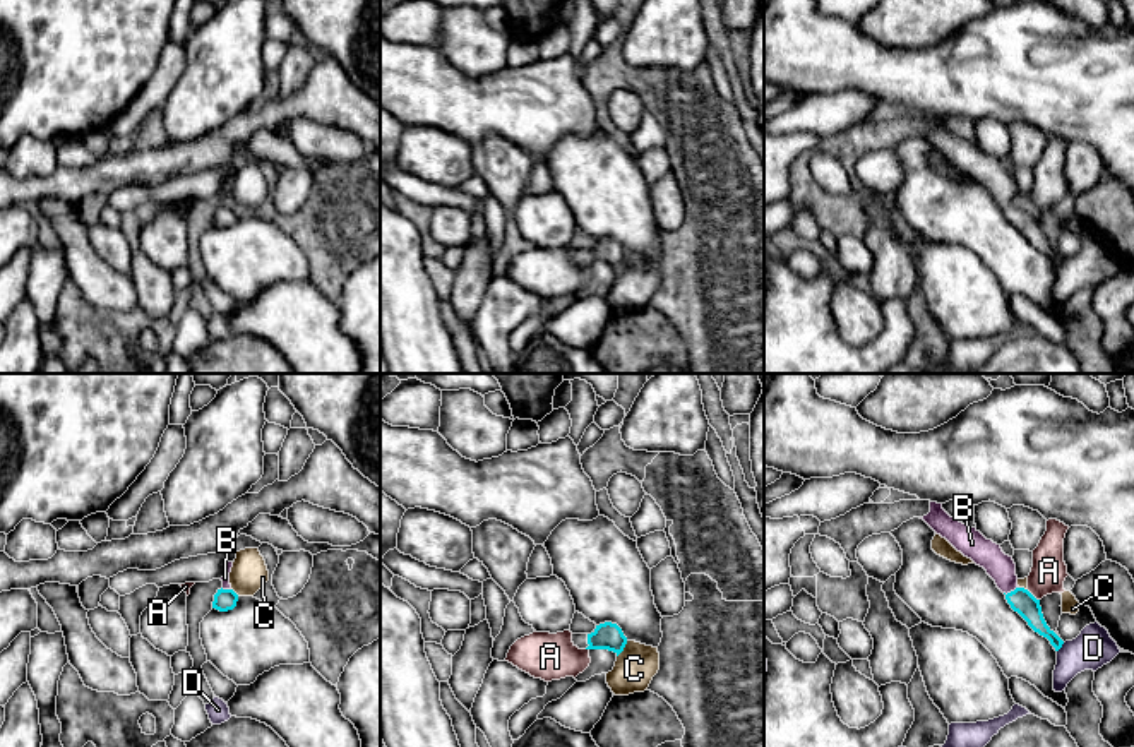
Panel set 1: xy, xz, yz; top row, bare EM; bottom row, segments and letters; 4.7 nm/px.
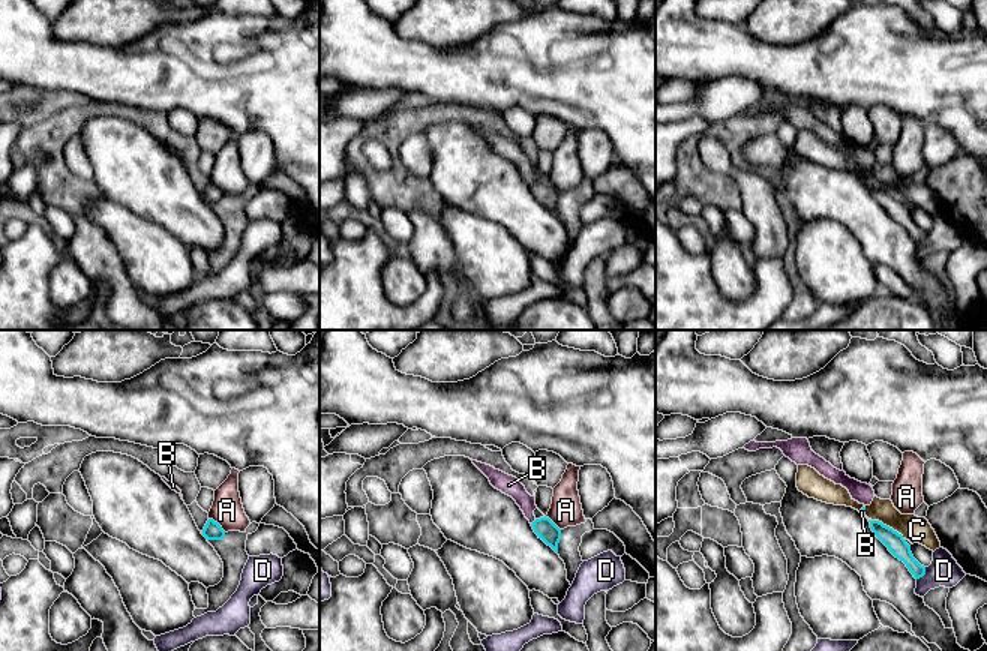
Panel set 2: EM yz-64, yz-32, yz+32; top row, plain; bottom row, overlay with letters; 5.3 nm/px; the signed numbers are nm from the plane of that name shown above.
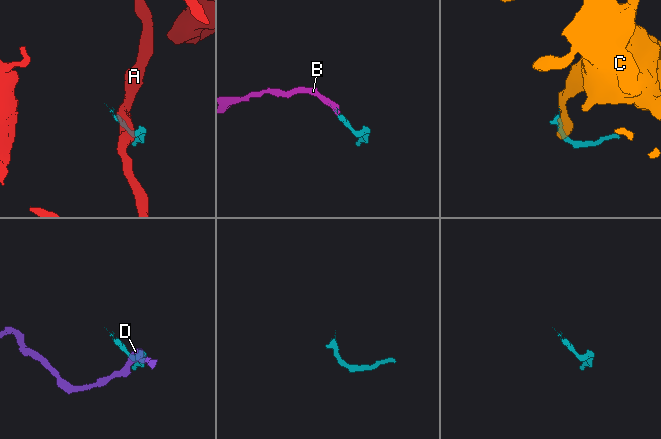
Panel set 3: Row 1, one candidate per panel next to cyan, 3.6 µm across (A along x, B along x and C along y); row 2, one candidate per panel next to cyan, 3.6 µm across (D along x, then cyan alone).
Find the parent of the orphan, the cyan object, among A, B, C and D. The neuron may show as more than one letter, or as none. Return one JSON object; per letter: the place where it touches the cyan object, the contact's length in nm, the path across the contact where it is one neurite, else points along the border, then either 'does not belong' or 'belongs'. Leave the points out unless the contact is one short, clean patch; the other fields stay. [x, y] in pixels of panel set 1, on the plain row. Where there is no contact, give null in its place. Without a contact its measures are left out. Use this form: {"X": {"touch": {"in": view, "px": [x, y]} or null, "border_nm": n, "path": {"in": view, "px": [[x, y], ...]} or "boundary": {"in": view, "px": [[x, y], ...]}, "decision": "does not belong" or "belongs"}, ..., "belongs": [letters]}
{"A": {"touch": {"in": "yz", "px": [1032, 211]}, "border_nm": 80, "boundary": {"in": "yz", "px": [[1026, 206], [1038, 216]]}, "decision": "does not belong"}, "B": {"touch": {"in": "yz", "px": [1011, 208]}, "border_nm": 80, "path": {"in": "yz", "px": [[1021, 216], [1011, 208], [1001, 184]]}, "decision": "belongs"}, "C": {"touch": {"in": "xz", "px": [622, 266]}, "border_nm": 90, "boundary": {"in": "xz", "px": [[627, 257], [617, 273]]}, "decision": "does not belong"}, "D": {"touch": {"in": "yz", "px": [1061, 262]}, "border_nm": 60, "boundary": {"in": "yz", "px": [[1064, 259], [1057, 268]]}, "decision": "does not belong"}, "belongs": ["B"]}

